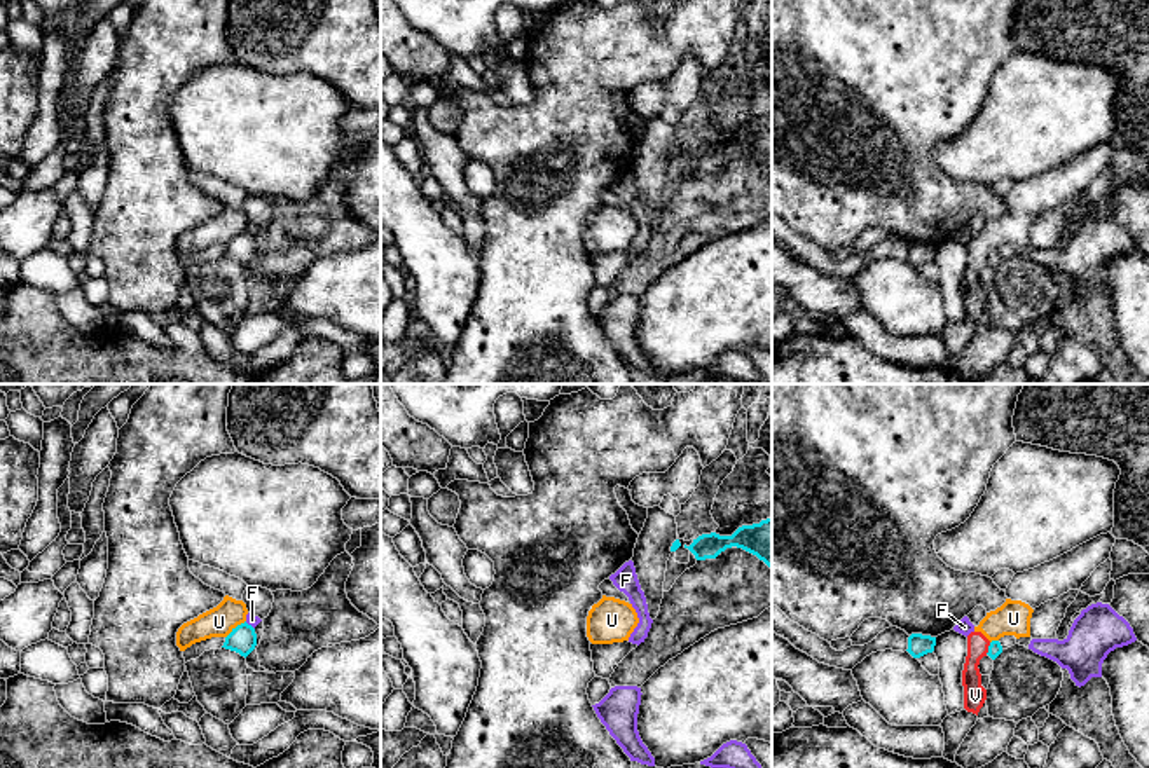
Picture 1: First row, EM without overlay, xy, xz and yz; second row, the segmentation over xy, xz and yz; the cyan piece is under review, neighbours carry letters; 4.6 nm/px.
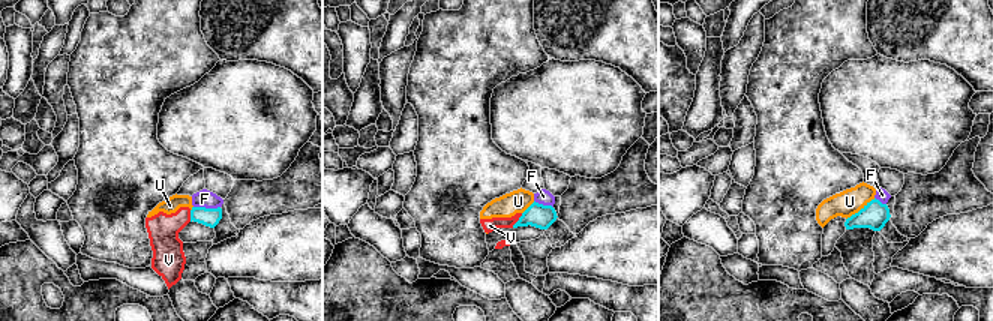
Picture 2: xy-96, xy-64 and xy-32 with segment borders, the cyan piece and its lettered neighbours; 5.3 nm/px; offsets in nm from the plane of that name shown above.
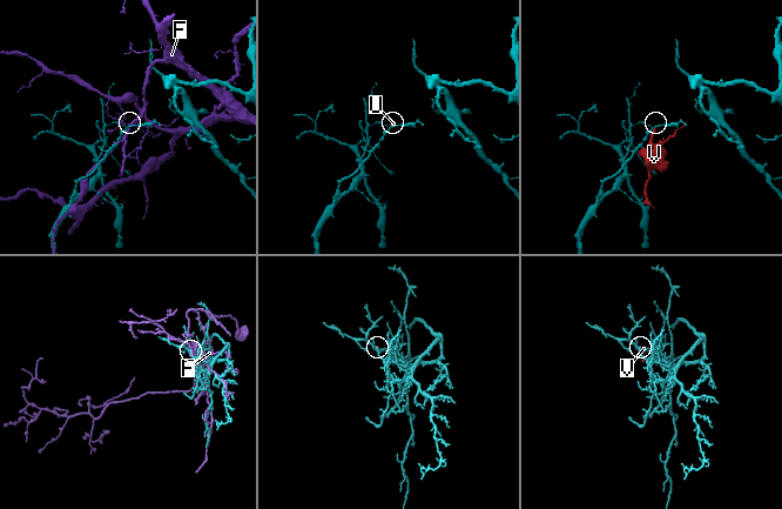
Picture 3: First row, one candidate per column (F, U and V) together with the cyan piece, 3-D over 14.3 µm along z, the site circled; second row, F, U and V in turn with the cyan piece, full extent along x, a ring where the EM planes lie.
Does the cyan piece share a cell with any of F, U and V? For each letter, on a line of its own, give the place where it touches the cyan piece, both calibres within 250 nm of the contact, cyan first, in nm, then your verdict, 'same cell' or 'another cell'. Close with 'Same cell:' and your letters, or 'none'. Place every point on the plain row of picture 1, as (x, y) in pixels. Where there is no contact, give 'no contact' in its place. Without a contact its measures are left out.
F: meets cyan in xy at (250, 234); 130 nm thick on the cyan side, 50 nm on the other; another cell
U: meets cyan in xy at (234, 238); 130 nm thick on the cyan side, 140 nm on the other; another cell
V: meets cyan in yz at (989, 257); 60 nm thick on the cyan side, 110 nm on the other; another cell
Same cell: none

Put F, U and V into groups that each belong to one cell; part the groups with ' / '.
F / U V

